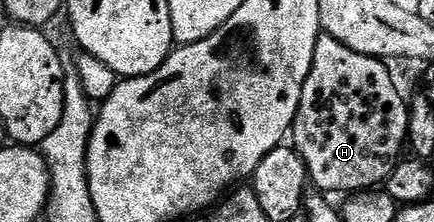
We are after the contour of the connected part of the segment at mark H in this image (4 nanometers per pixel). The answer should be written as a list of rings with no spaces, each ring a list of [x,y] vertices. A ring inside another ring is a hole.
[[[325,33],[316,40],[312,68],[302,85],[300,108],[294,117],[292,149],[304,160],[309,181],[315,182],[319,191],[350,196],[381,187],[403,157],[402,146],[404,150],[410,133],[410,108],[386,66],[383,59],[352,52]]]

